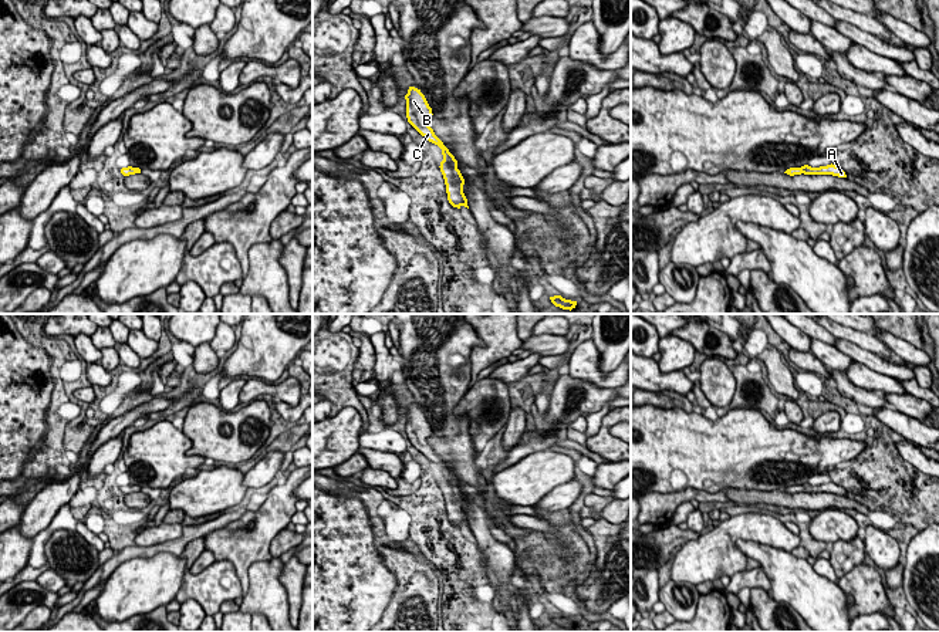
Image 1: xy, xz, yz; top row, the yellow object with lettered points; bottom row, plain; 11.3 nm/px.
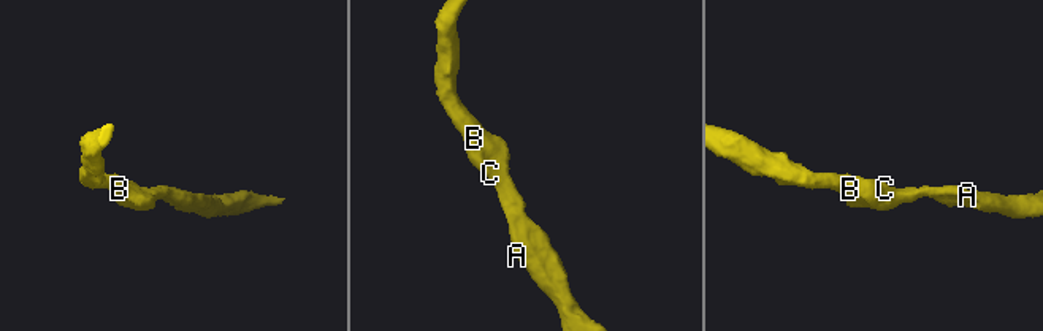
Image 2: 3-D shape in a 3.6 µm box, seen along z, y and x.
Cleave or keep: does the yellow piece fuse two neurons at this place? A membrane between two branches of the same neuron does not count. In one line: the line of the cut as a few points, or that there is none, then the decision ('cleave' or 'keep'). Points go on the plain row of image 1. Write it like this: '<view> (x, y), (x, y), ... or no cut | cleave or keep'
no cut | keep

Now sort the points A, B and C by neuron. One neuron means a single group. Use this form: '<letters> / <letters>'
A B C

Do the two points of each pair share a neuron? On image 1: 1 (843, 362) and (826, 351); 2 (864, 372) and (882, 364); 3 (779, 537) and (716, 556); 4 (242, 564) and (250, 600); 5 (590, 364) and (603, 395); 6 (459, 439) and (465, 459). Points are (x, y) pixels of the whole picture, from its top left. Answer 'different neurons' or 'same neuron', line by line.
1: same neuron
2: different neurons
3: same neuron
4: different neurons
5: different neurons
6: same neuron

